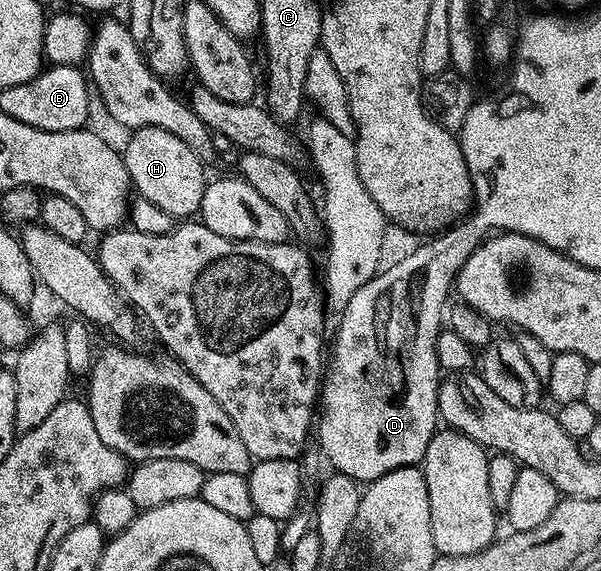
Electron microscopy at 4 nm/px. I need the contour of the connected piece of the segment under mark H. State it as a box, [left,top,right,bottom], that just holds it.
[122,127,206,217]

